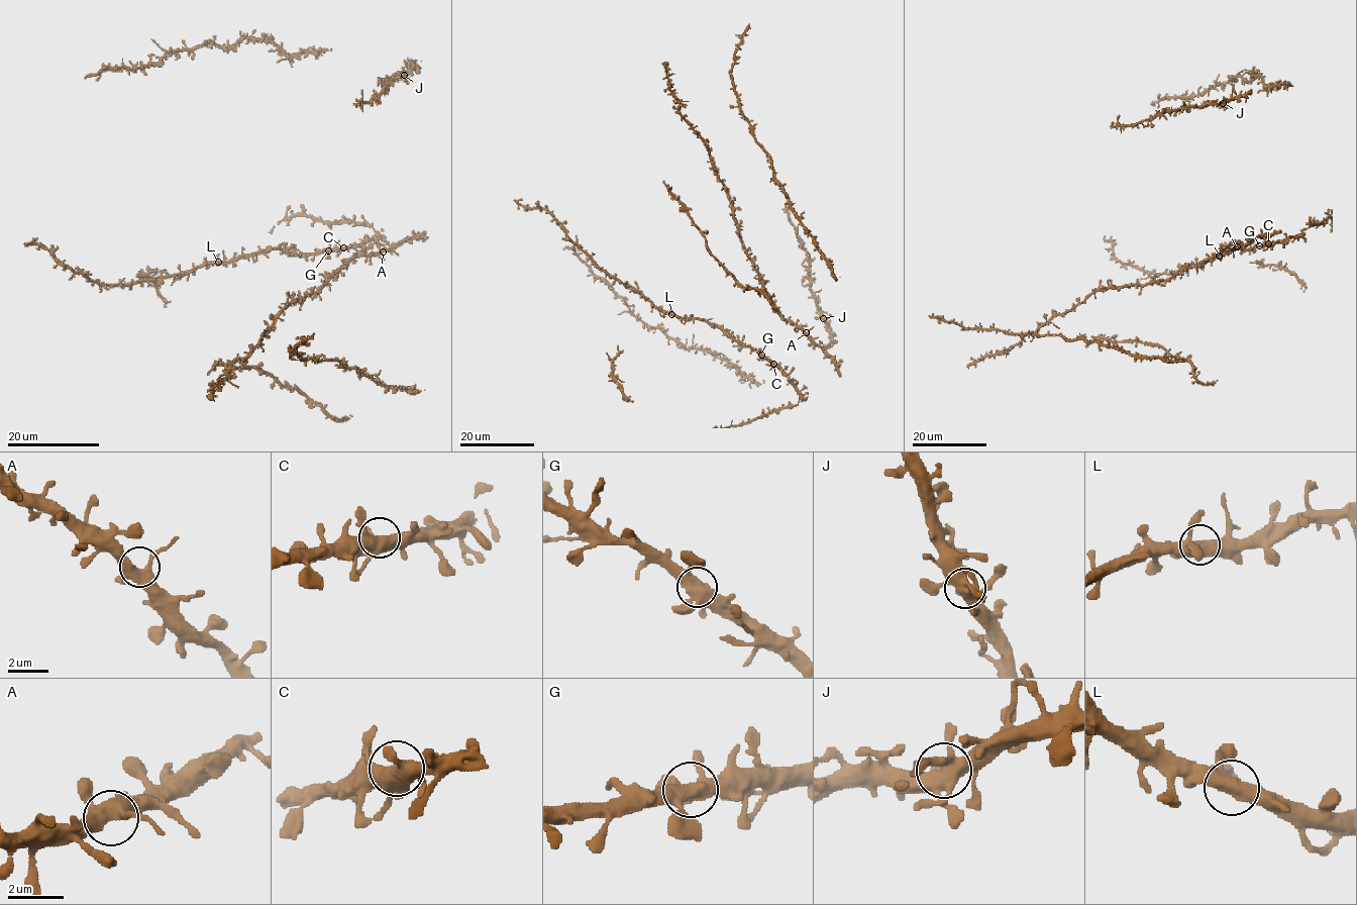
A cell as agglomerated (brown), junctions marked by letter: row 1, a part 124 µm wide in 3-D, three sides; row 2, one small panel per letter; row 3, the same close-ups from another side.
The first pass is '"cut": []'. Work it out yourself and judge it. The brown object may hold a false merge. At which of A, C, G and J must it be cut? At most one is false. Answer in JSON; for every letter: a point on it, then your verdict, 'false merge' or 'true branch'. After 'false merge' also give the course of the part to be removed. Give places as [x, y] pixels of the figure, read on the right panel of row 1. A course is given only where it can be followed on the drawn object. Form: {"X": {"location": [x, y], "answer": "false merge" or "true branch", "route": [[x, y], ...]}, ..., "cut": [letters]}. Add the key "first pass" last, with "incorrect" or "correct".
{"A": {"location": [1237, 246], "answer": "true branch"}, "C": {"location": [1268, 243], "answer": "true branch"}, "G": {"location": [1259, 245], "answer": "true branch"}, "J": {"location": [1223, 103], "answer": "true branch"}, "cut": [], "first pass": "correct"}

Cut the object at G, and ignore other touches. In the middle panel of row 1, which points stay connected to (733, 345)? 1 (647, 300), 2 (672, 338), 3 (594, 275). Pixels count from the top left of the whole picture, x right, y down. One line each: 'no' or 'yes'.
1: yes
2: no
3: no

